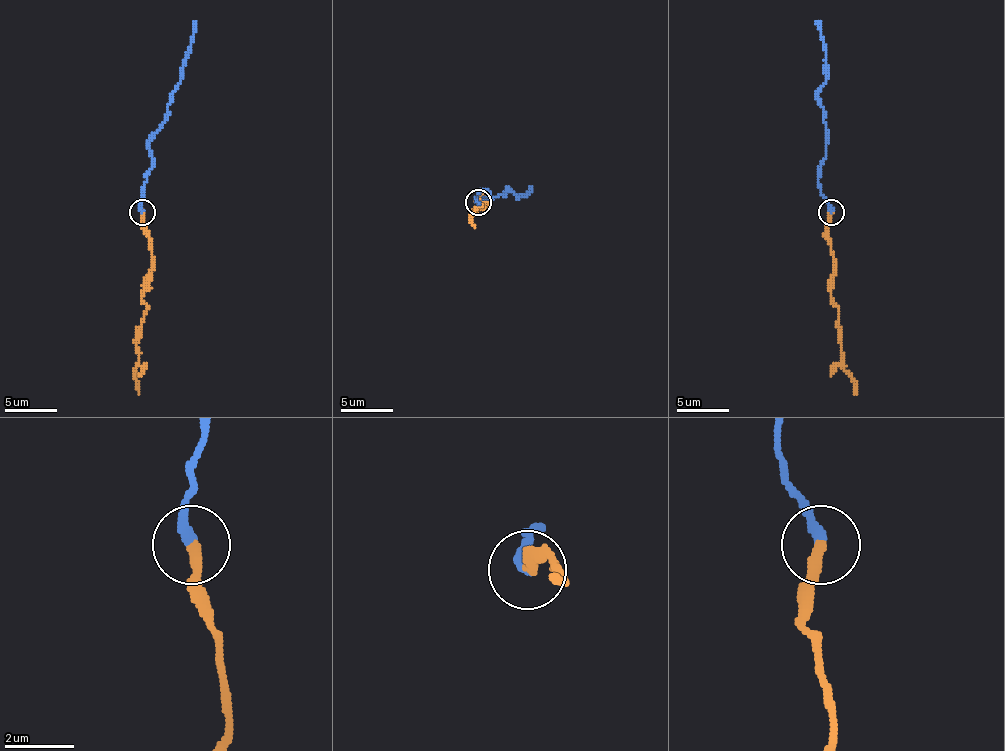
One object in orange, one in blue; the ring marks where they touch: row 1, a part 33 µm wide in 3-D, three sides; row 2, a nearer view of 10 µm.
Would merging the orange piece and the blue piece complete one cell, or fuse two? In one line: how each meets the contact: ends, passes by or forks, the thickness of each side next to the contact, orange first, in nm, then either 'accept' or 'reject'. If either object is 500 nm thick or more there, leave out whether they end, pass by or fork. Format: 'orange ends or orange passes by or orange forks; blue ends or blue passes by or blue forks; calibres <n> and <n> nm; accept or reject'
orange ends; blue ends; calibres 320 and 280 nm; accept

